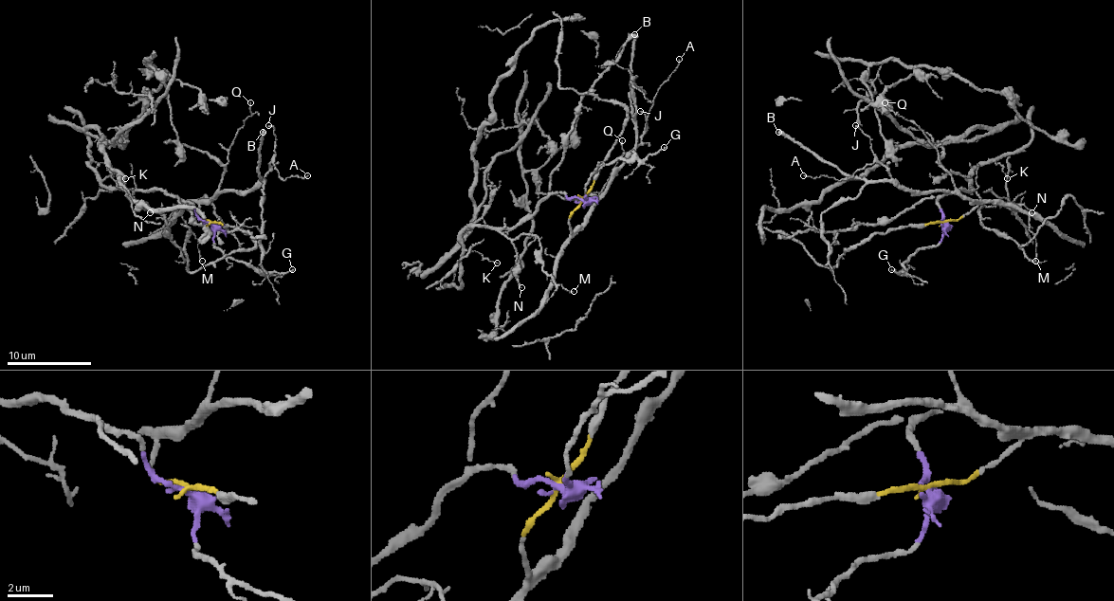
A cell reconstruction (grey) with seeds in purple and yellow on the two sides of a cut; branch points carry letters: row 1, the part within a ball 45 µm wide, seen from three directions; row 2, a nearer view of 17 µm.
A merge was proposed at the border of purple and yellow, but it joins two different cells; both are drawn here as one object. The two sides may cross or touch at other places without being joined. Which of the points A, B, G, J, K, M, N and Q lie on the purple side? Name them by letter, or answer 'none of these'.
G, K, N

